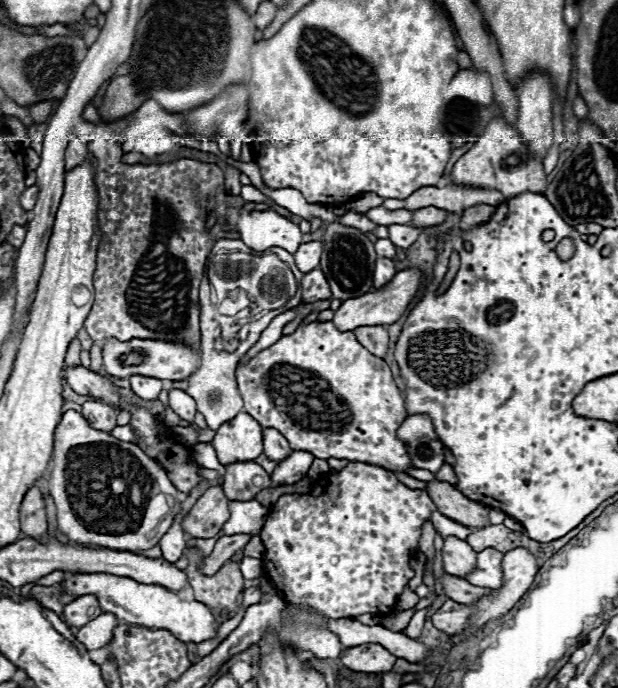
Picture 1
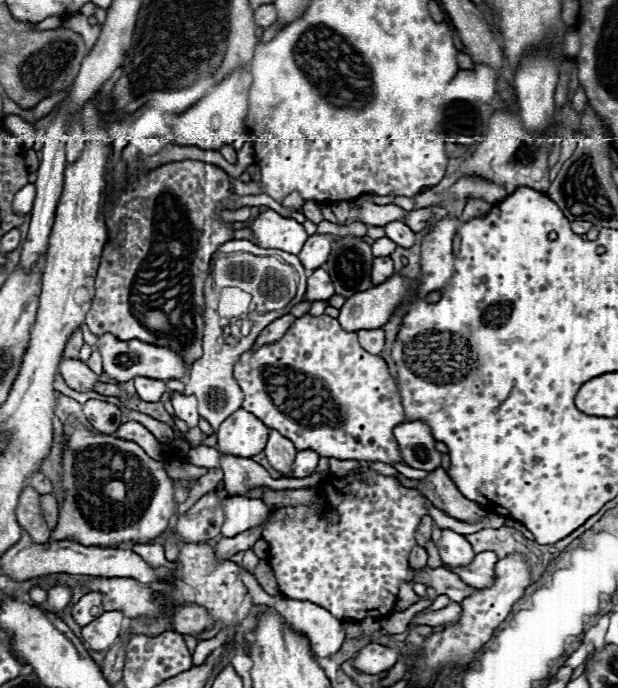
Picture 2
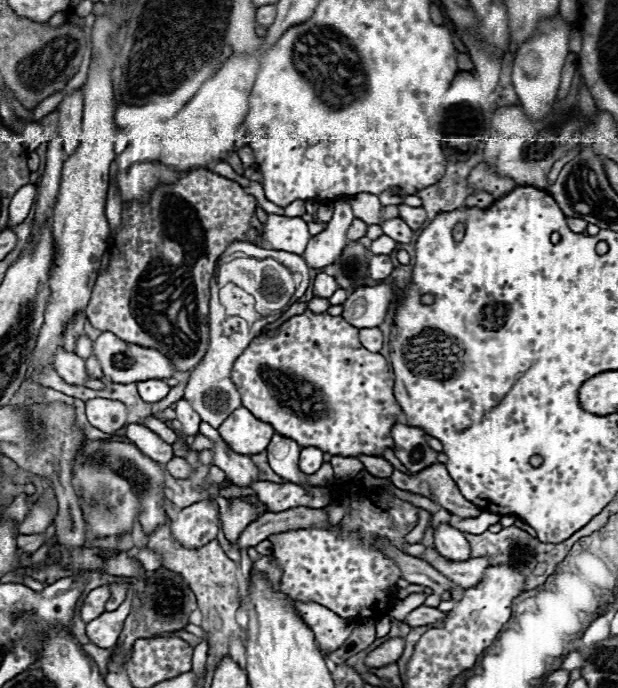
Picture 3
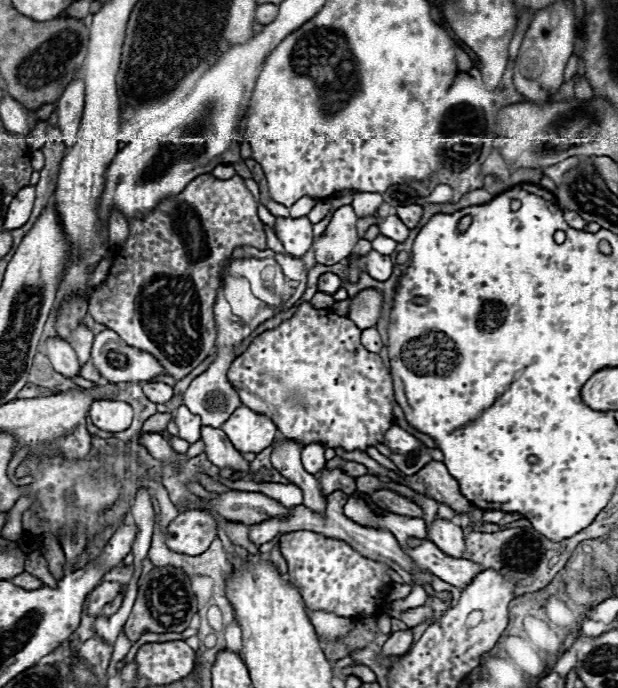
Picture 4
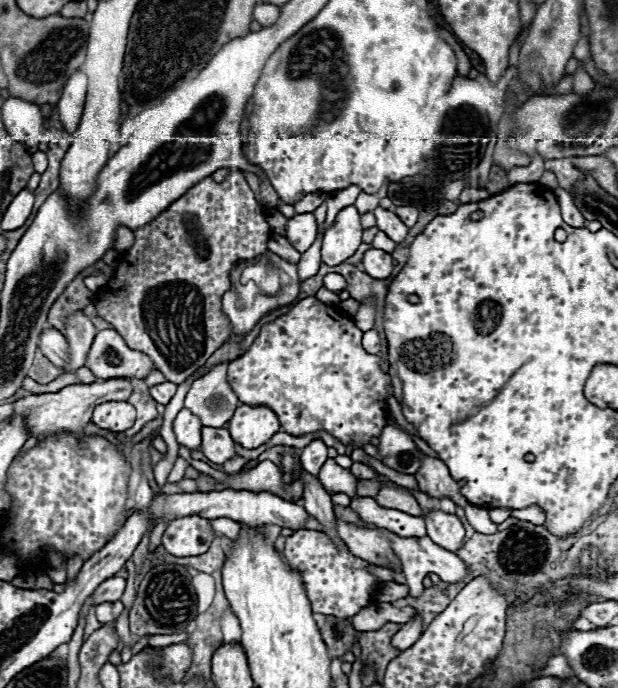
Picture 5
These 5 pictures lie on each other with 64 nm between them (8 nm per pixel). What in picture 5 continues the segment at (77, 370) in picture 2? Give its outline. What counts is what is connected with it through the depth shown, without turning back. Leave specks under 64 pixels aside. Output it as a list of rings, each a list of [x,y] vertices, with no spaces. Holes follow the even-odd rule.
[[[56,328],[42,330],[38,348],[54,366],[58,366],[58,368],[68,366],[68,344],[66,344],[66,338]]]

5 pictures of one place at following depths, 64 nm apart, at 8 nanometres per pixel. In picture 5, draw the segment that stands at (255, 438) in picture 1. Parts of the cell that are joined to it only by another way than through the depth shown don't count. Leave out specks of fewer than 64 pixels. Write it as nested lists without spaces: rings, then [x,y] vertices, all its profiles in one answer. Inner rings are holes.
[[[250,404],[238,406],[228,424],[234,442],[242,444],[244,448],[258,448],[280,430],[280,420],[276,420],[272,408]]]

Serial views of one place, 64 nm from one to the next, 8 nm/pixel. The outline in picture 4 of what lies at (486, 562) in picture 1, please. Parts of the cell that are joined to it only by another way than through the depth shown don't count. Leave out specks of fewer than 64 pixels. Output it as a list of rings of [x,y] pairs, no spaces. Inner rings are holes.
[[[424,540],[420,546],[406,546],[402,550],[406,556],[412,556],[418,570],[428,570],[456,588],[466,588],[480,572],[478,564],[464,558],[452,558],[440,552],[440,548],[436,548],[430,540]]]

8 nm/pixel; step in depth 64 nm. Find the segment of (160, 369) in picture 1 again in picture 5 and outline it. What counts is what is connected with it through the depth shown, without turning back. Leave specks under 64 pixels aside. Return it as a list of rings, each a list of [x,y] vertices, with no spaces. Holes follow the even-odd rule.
[[[100,330],[92,342],[92,348],[88,352],[88,360],[86,360],[86,366],[90,368],[90,372],[96,376],[96,378],[146,378],[148,376],[148,370],[154,368],[154,364],[150,362],[150,358],[138,350],[132,350],[126,346],[124,338],[116,332],[116,330]]]

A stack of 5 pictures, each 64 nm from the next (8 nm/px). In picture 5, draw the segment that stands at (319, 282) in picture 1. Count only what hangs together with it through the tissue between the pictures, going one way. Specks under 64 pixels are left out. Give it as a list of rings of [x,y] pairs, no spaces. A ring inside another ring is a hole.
[[[328,274],[324,278],[324,286],[332,292],[340,292],[340,290],[346,288],[346,278],[342,274]]]

